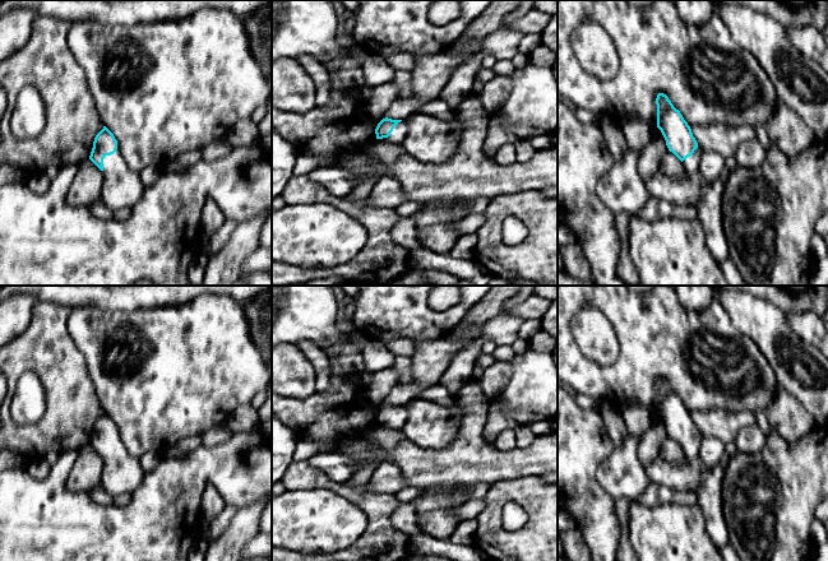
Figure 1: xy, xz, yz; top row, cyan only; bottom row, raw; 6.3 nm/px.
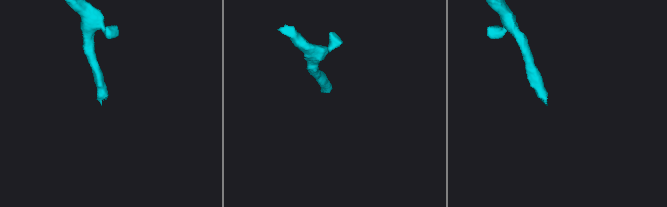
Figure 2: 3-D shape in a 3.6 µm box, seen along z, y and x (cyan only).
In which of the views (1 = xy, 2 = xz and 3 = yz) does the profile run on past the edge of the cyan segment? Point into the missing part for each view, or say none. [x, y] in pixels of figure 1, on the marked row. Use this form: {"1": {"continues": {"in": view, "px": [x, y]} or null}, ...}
{"1": {"continues": {"in": "xy", "px": [121, 188]}}, "2": {"continues": {"in": "xz", "px": [397, 137]}}, "3": {"continues": {"in": "yz", "px": [688, 190]}}}

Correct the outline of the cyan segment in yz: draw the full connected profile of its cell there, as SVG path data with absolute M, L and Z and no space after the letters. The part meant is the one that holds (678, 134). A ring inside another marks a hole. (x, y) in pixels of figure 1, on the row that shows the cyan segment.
M658 93L656 105L657 128L669 150L683 162L684 176L675 178L660 170L646 181L647 191L652 198L695 208L702 200L702 190L707 184L699 171L703 150L698 147L690 126L666 94Z

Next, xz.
M385 117L378 124L375 134L376 139L401 145L408 134L408 128L404 120L392 120Z

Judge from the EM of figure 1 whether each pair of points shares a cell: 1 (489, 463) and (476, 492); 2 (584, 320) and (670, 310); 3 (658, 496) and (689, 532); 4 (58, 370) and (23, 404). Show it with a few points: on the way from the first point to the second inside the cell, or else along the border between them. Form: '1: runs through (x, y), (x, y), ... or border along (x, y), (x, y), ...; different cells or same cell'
1: border along (490, 482), (477, 482), (467, 486); different cells
2: border along (576, 311), (595, 306), (611, 325), (616, 346); different cells
3: border along (637, 500), (648, 506), (667, 502), (693, 505); different cells
4: border along (24, 371), (31, 371), (41, 384), (41, 417); different cells

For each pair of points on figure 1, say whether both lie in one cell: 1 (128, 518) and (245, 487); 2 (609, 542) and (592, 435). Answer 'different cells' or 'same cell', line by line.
1: same cell
2: same cell

